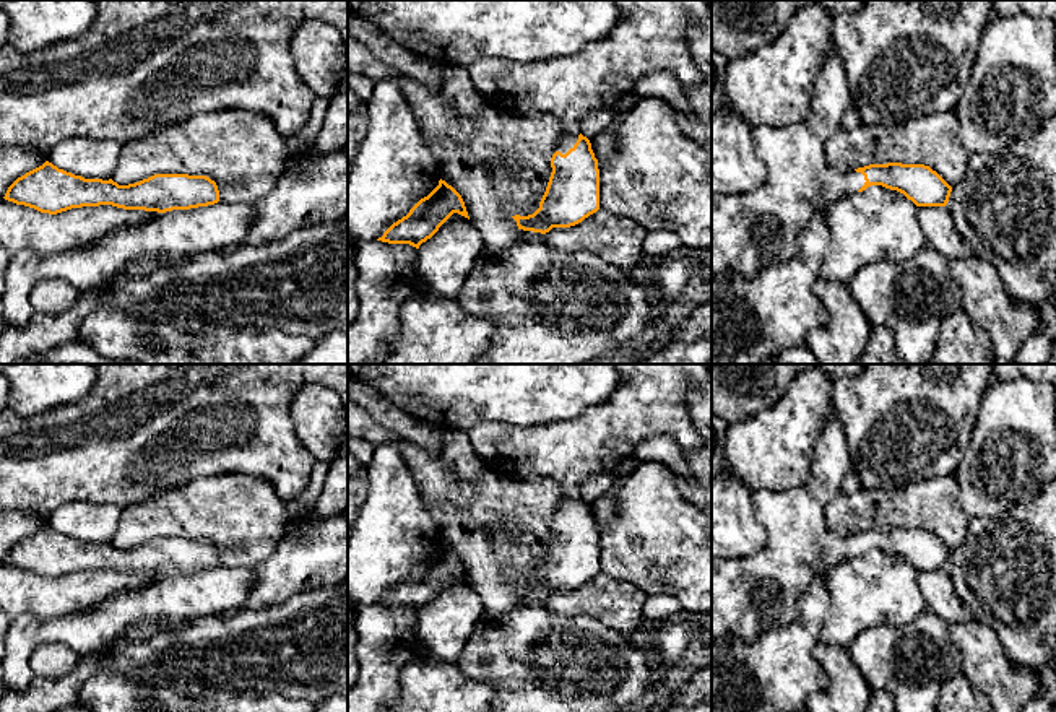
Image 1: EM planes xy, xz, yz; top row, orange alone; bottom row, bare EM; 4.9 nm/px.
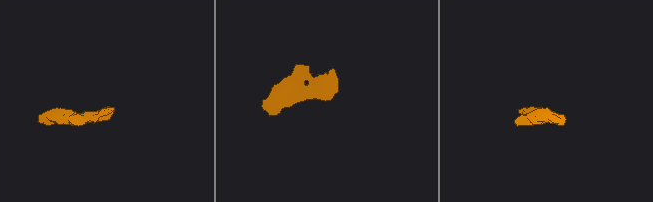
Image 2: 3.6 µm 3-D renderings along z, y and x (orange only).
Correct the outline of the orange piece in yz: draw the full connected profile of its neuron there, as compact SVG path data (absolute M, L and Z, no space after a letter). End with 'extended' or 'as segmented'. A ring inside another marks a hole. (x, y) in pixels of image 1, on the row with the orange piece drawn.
M832 46L816 81L811 114L803 122L786 127L751 127L754 150L768 174L760 187L747 193L726 195L712 190L712 280L752 280L768 265L798 257L799 234L840 195L882 185L903 193L916 206L947 205L952 187L929 166L887 163L838 172L829 164L825 143L842 130L842 119L851 104L843 60L837 46Z; extended

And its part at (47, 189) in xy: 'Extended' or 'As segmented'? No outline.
As segmented

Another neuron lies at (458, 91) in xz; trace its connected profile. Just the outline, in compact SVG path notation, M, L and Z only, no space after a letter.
M442 63L442 99L460 115L474 115L487 104L470 78L470 68L460 63Z

